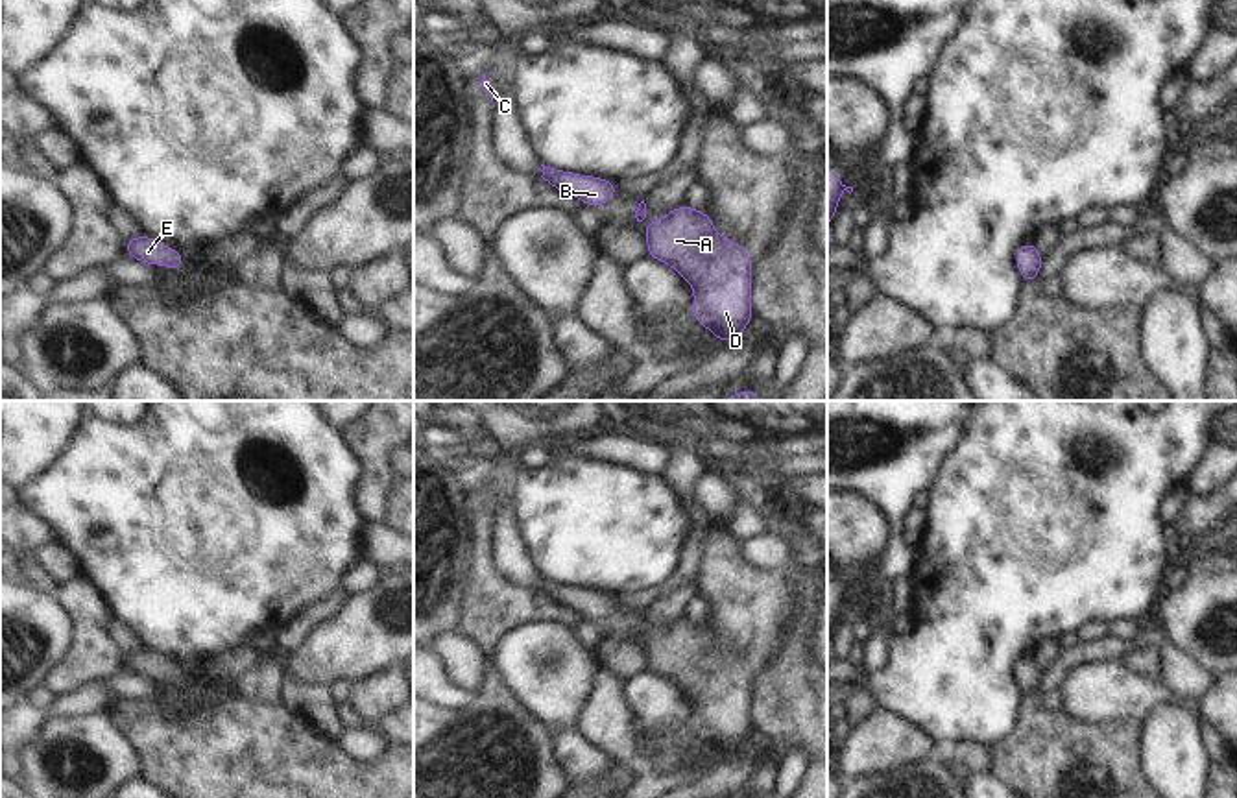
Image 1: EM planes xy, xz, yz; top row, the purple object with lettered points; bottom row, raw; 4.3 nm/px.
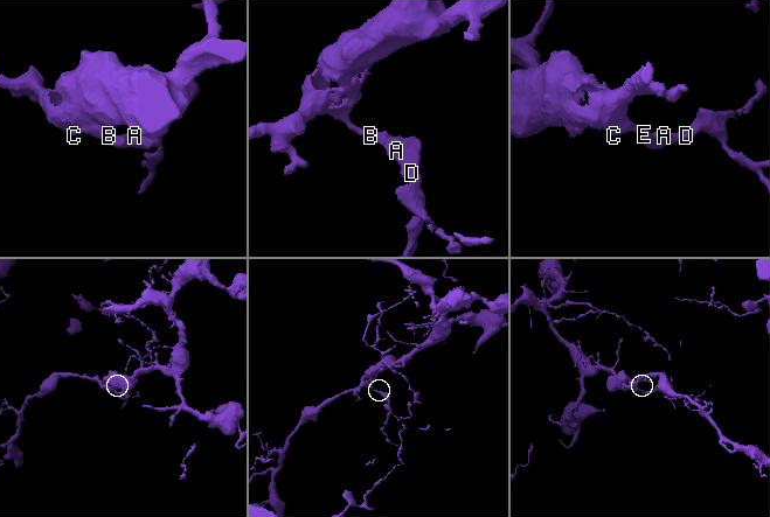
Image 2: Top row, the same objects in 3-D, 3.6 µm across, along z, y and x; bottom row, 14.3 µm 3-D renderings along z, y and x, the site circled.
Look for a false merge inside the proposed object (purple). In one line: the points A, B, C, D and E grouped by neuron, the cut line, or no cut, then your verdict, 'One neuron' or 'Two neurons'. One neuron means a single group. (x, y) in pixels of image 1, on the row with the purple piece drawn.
Groups: A B C D E. No split. One neuron

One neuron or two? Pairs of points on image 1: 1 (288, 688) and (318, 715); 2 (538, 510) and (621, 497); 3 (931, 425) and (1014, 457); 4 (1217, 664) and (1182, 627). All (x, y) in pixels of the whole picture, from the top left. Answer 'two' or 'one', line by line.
1: one
2: one
3: two
4: one

